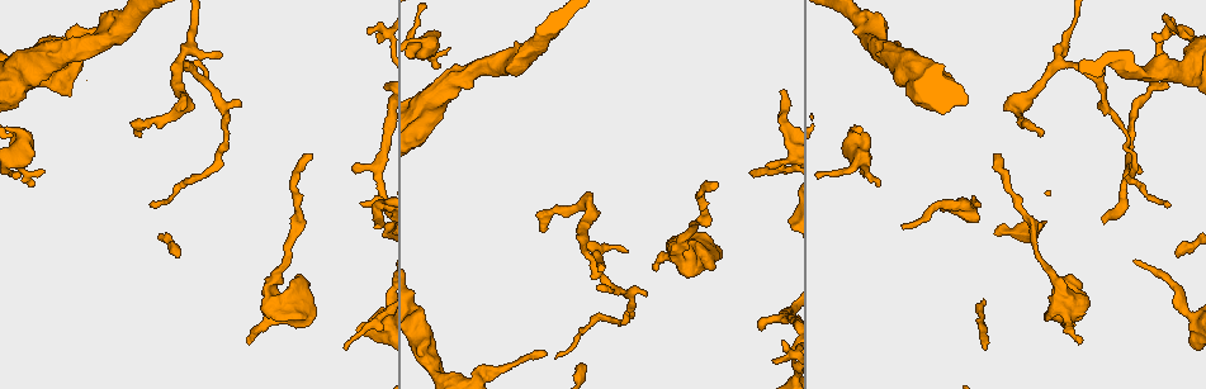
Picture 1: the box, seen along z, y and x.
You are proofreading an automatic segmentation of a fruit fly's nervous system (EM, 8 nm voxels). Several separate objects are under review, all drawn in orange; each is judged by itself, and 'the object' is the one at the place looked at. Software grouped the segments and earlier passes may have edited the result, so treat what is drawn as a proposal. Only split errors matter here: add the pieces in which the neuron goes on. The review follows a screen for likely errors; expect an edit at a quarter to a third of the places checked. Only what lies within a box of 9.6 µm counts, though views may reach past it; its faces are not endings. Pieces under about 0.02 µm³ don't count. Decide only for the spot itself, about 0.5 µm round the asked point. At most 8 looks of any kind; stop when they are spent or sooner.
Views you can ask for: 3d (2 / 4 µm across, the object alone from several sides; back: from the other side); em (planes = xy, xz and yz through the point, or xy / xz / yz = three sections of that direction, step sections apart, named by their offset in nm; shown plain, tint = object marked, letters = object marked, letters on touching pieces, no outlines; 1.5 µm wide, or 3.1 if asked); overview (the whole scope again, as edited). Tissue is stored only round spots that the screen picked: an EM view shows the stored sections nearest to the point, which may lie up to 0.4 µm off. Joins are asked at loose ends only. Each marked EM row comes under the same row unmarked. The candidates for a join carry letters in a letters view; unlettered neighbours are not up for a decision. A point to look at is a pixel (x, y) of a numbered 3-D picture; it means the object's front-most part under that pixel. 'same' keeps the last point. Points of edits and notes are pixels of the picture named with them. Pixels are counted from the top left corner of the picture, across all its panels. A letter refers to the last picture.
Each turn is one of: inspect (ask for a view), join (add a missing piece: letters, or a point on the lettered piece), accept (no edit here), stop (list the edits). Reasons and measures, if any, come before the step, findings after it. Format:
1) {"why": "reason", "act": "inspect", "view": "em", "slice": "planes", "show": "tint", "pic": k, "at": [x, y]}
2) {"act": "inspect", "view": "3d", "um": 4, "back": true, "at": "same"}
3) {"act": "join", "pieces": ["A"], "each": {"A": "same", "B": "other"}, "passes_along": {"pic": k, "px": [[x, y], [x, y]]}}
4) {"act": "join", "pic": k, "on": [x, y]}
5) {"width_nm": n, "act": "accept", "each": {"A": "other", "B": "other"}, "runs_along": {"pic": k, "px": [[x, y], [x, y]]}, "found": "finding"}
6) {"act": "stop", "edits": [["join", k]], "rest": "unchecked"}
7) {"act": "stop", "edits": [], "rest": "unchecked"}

{"why": "free end", "act": "inspect", "view": "em", "slice": "planes", "show": "letters", "pic": 1, "at": [1189, 86]}

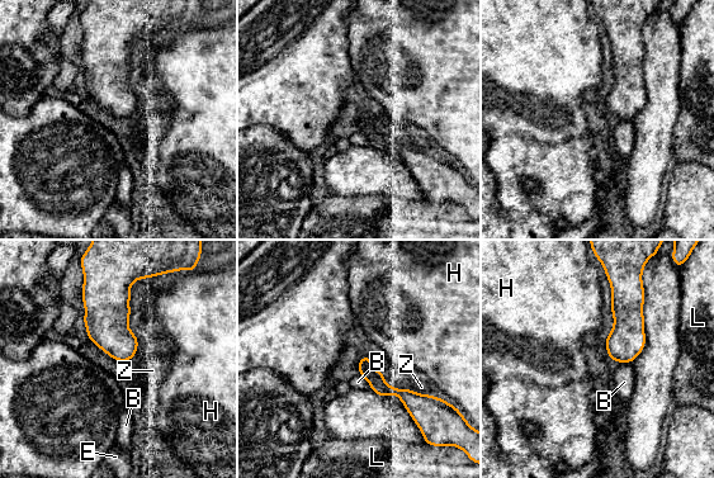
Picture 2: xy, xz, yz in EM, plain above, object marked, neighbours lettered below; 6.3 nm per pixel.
{"act": "accept", "each": {"B": "other", "E": "other", "H": "other", "L": "other", "Z": "other"}, "found": "none of them fits"}

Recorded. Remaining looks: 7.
{"why": "branch stops here", "act": "inspect", "view": "em", "slice": "planes", "show": "letters", "pic": 1, "at": [238, 105]}

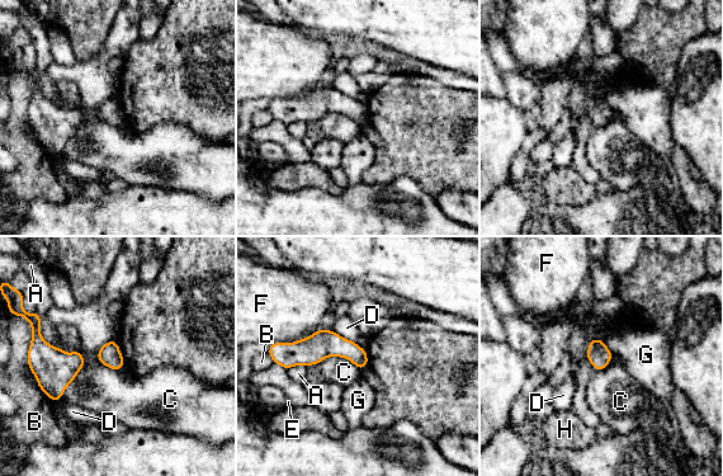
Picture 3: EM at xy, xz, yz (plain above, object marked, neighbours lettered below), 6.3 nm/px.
{"width_nm": 130, "act": "accept", "each": {"A": "other", "B": "other", "C": "other", "D": "other", "E": "other", "F": "other", "G": "other", "H": "other"}, "runs_along": {"pic": 3, "px": [[282, 353], [349, 349], [364, 361]]}, "found": "none of them fits"}

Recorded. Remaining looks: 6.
{"why": "an open end", "act": "inspect", "view": "em", "slice": "xy", "step": 4, "show": "letters", "pic": 1, "at": [977, 201]}

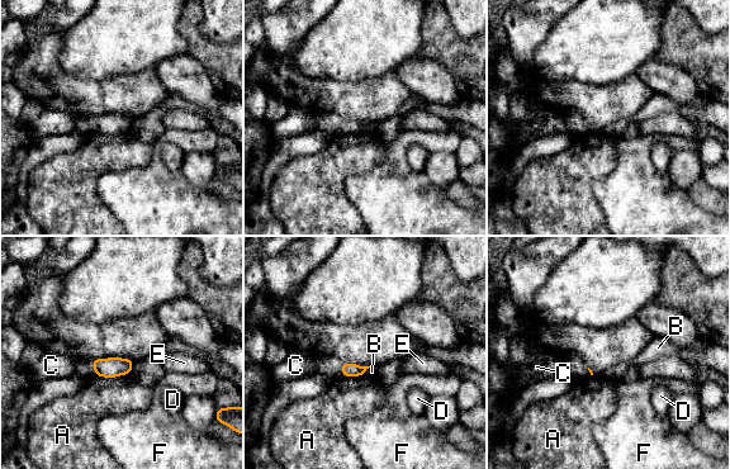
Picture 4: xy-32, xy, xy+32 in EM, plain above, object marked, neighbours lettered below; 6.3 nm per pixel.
{"why": "cut it another way", "act": "inspect", "view": "em", "slice": "planes", "show": "letters", "at": "same"}

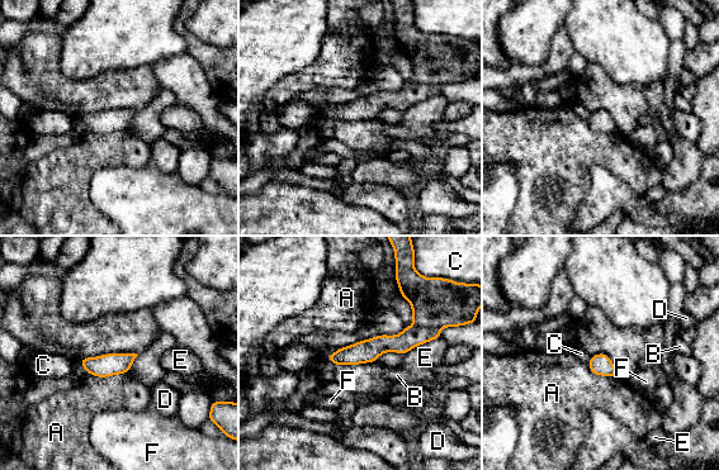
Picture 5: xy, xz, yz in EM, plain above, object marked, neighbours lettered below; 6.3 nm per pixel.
{"longest_contact_nm": ["C", 440], "act": "accept", "each": {"A": "other", "B": "other", "C": "other", "D": "other", "E": "other", "F": "other"}, "found": "none of them fits"}

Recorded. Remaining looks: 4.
{"act": "stop", "edits": [], "rest": "unchecked"}

